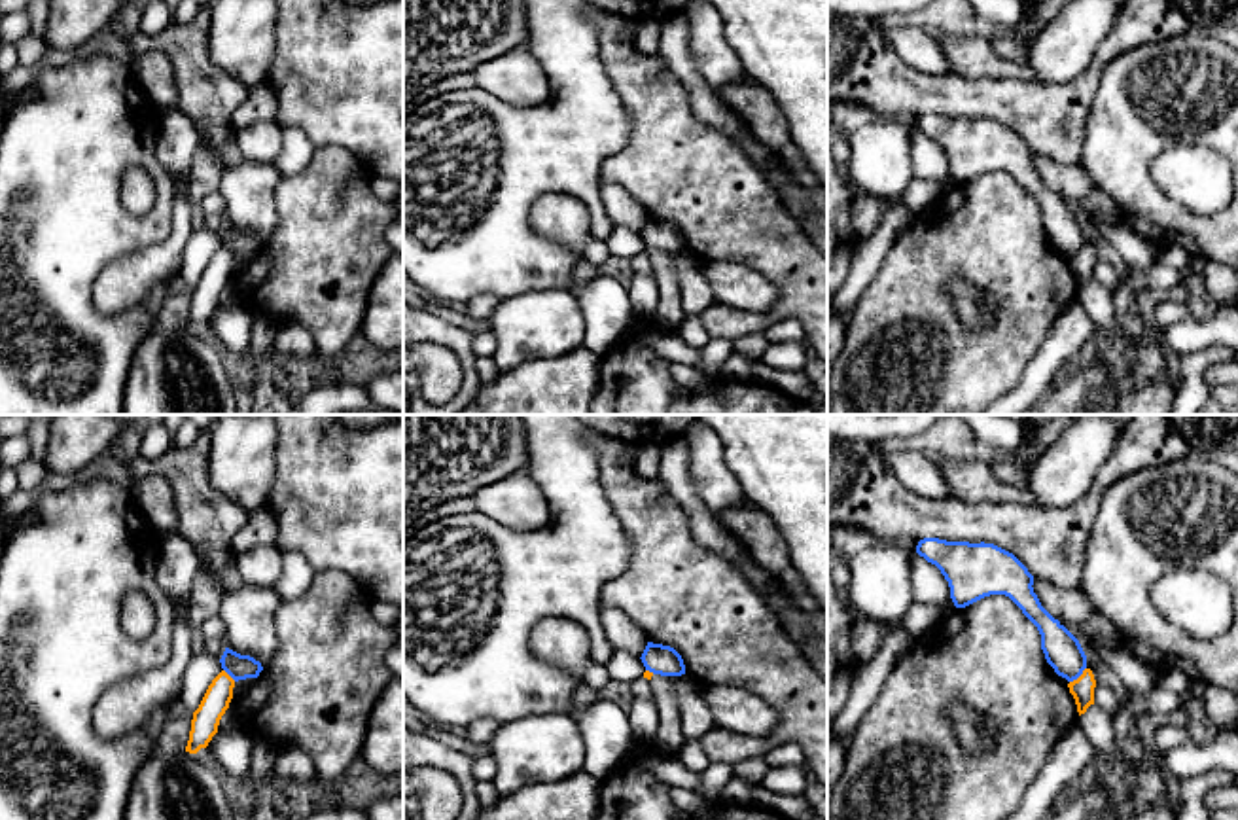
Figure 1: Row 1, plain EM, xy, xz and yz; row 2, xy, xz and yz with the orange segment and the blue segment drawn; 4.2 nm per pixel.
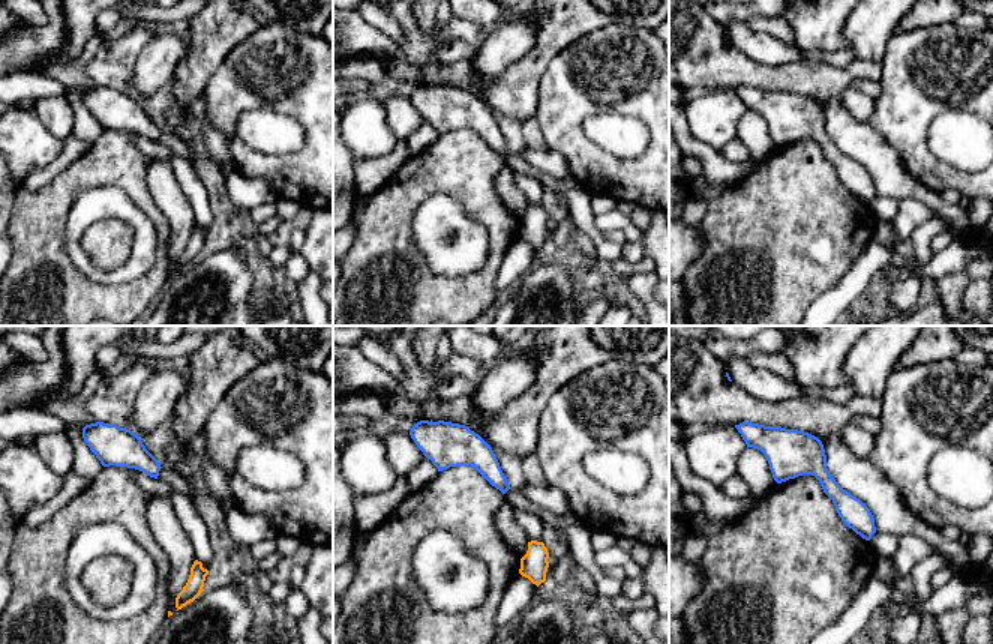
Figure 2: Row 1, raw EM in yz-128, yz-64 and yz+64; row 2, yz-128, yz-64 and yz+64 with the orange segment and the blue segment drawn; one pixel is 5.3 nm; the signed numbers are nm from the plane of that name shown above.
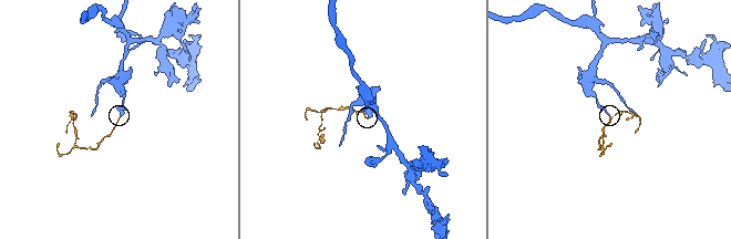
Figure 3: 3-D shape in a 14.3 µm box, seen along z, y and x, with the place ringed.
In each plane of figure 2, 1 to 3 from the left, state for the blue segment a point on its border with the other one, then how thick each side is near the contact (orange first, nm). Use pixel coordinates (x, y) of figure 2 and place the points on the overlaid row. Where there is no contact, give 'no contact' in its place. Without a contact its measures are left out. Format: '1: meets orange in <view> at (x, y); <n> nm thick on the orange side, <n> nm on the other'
1: no contact
2: no contact
3: no contact

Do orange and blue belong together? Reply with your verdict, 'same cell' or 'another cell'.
another cell

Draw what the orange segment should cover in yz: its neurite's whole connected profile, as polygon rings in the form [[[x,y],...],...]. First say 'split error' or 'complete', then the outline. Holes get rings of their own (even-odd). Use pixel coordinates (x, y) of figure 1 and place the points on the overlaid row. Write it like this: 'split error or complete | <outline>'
complete | [[[1085,668],[1083,674],[1068,684],[1070,693],[1075,699],[1079,716],[1087,712],[1090,704],[1094,704],[1094,687],[1096,680],[1090,668]]]

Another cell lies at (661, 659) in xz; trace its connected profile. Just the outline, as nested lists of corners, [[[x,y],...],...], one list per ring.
[[[647,642],[640,659],[646,670],[653,674],[661,674],[661,676],[685,674],[685,665],[681,655],[670,646]]]

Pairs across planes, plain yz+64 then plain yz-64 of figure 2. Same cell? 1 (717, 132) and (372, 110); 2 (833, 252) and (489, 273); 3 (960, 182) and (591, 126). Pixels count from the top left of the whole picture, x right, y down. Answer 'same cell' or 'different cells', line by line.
1: same cell
2: same cell
3: different cells

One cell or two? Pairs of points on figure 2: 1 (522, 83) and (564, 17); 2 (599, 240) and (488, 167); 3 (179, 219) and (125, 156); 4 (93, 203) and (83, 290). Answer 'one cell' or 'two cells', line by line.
1: one cell
2: two cells
3: two cells
4: two cells

